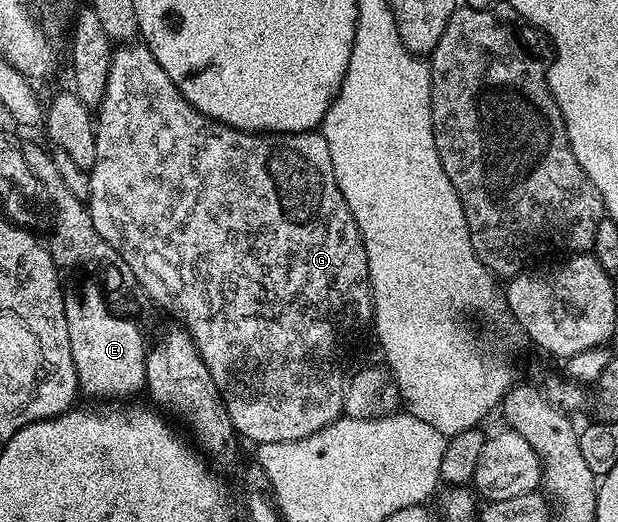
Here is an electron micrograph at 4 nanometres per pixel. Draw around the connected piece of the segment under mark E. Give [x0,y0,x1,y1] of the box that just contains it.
[66,285,148,400]

